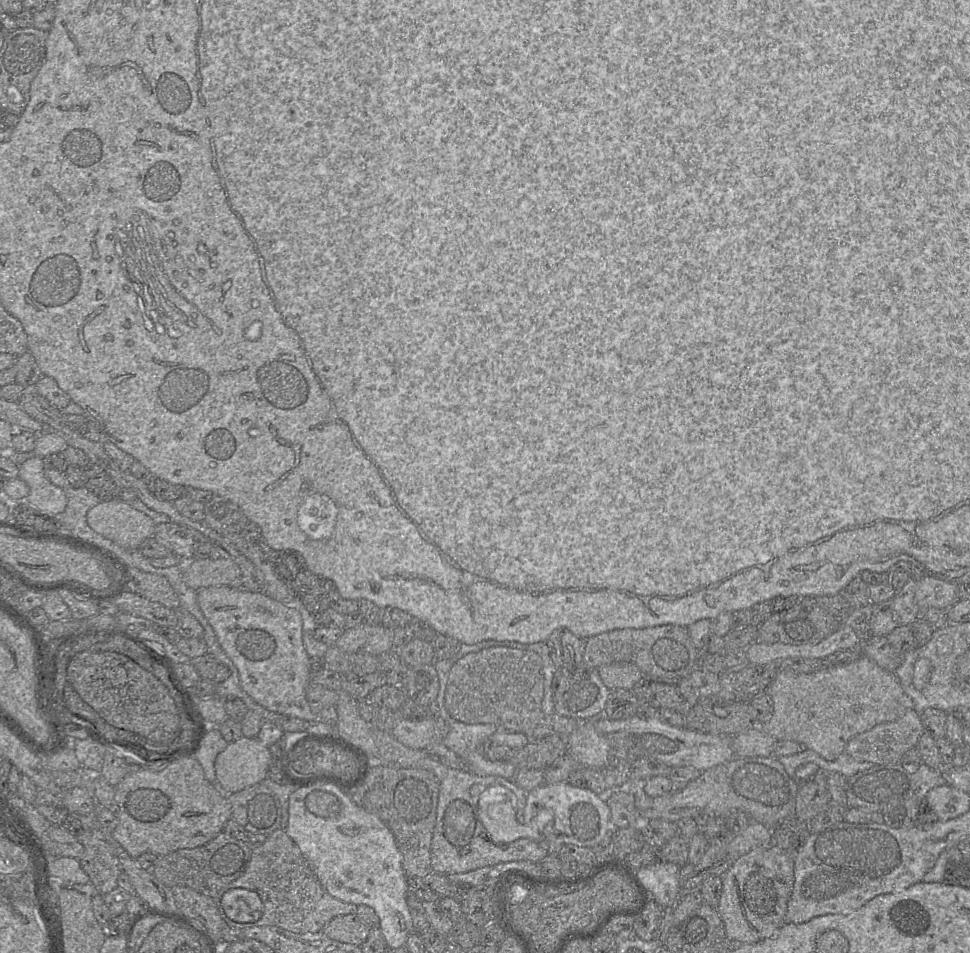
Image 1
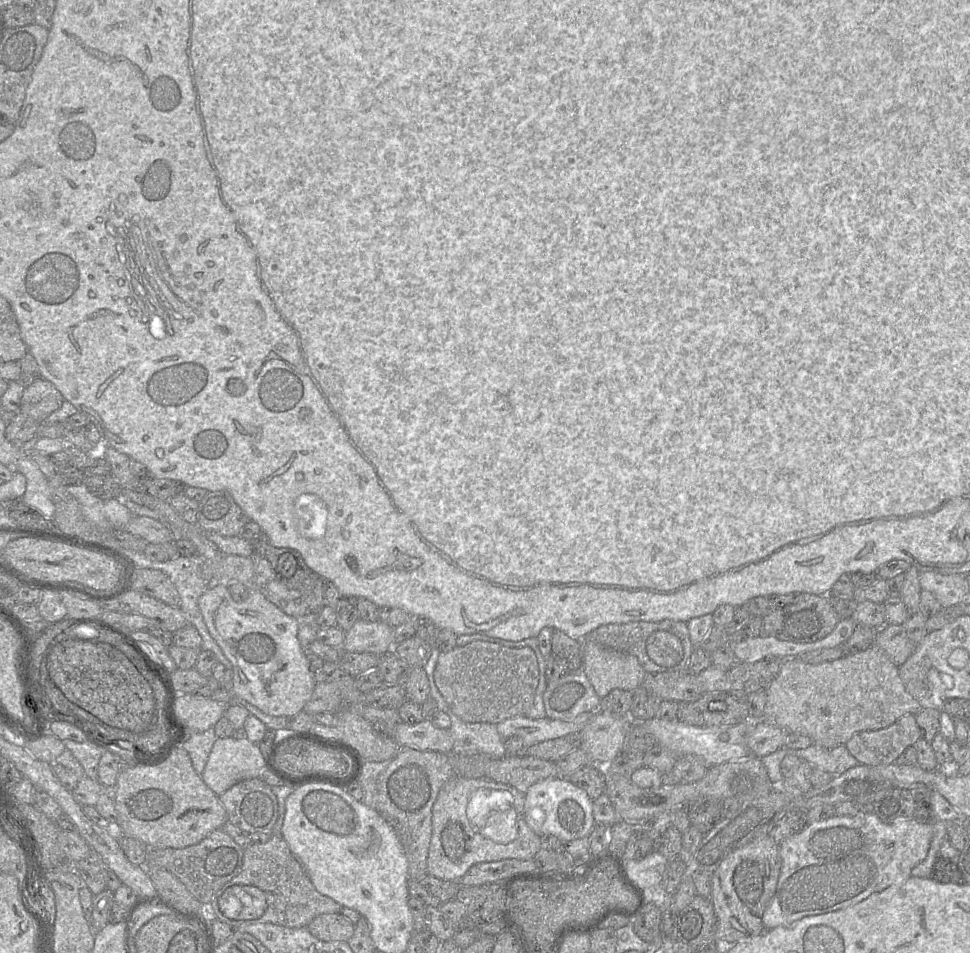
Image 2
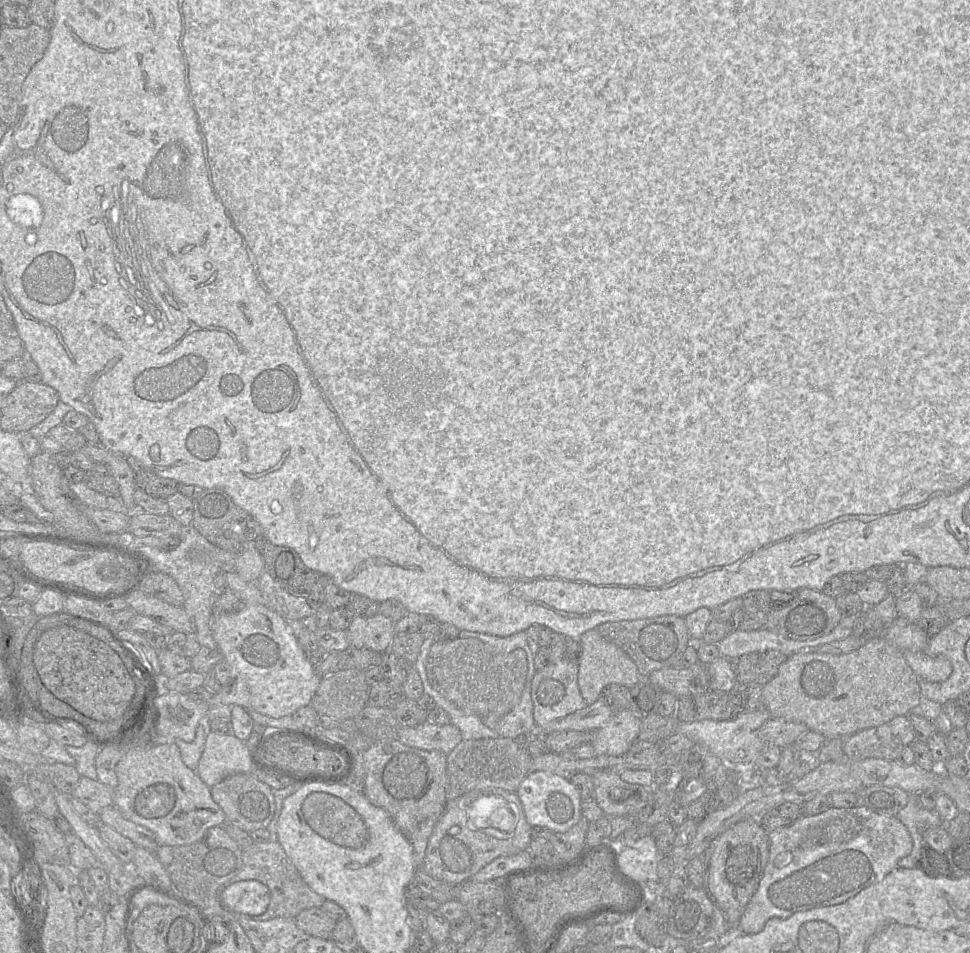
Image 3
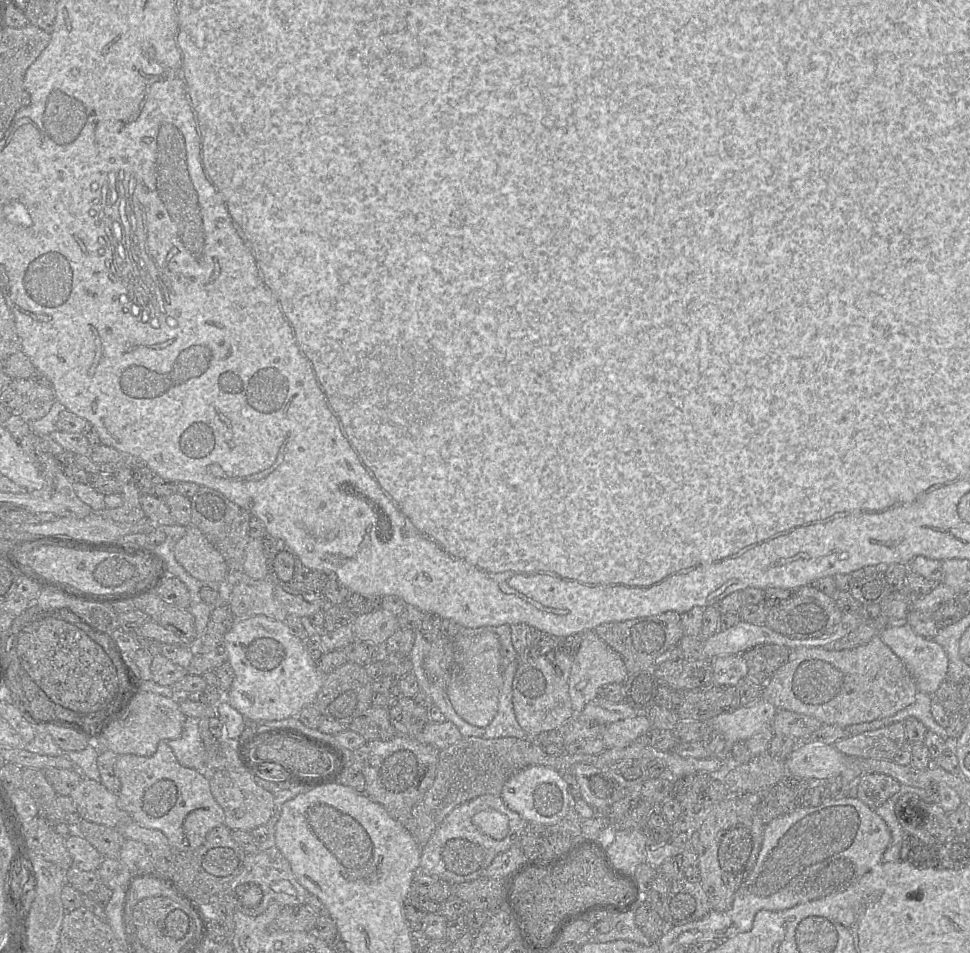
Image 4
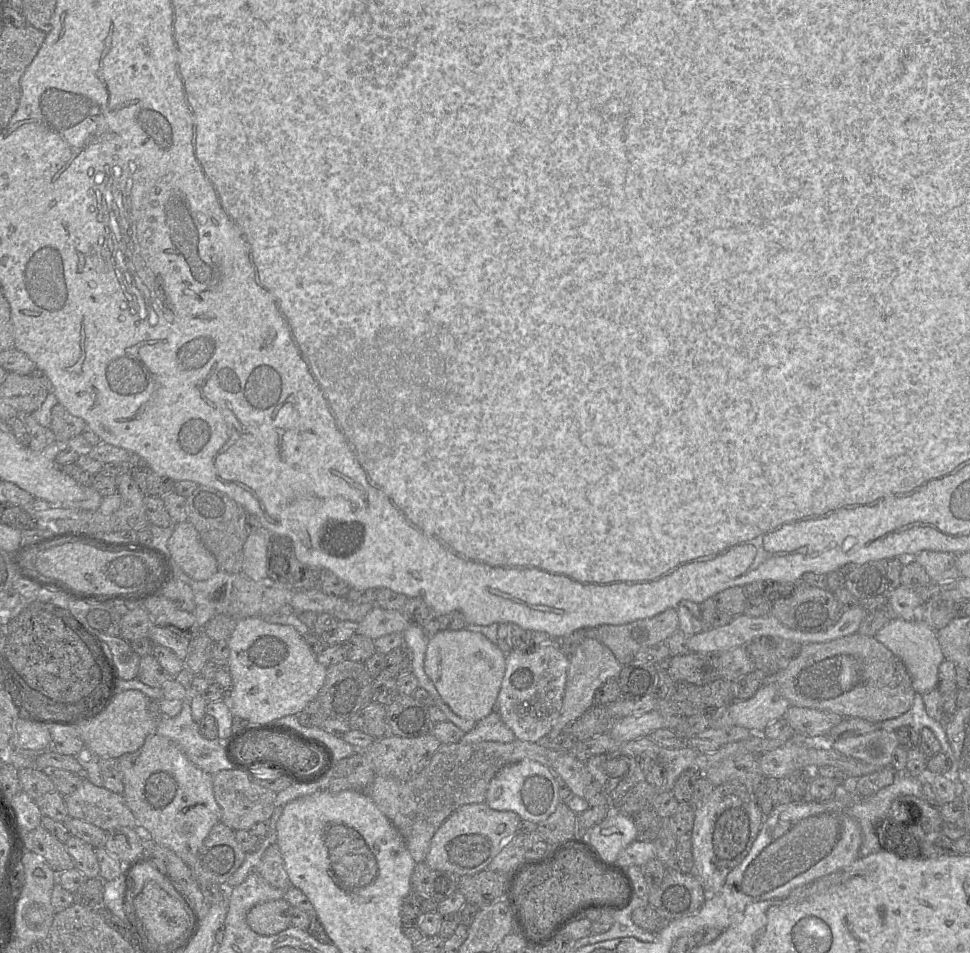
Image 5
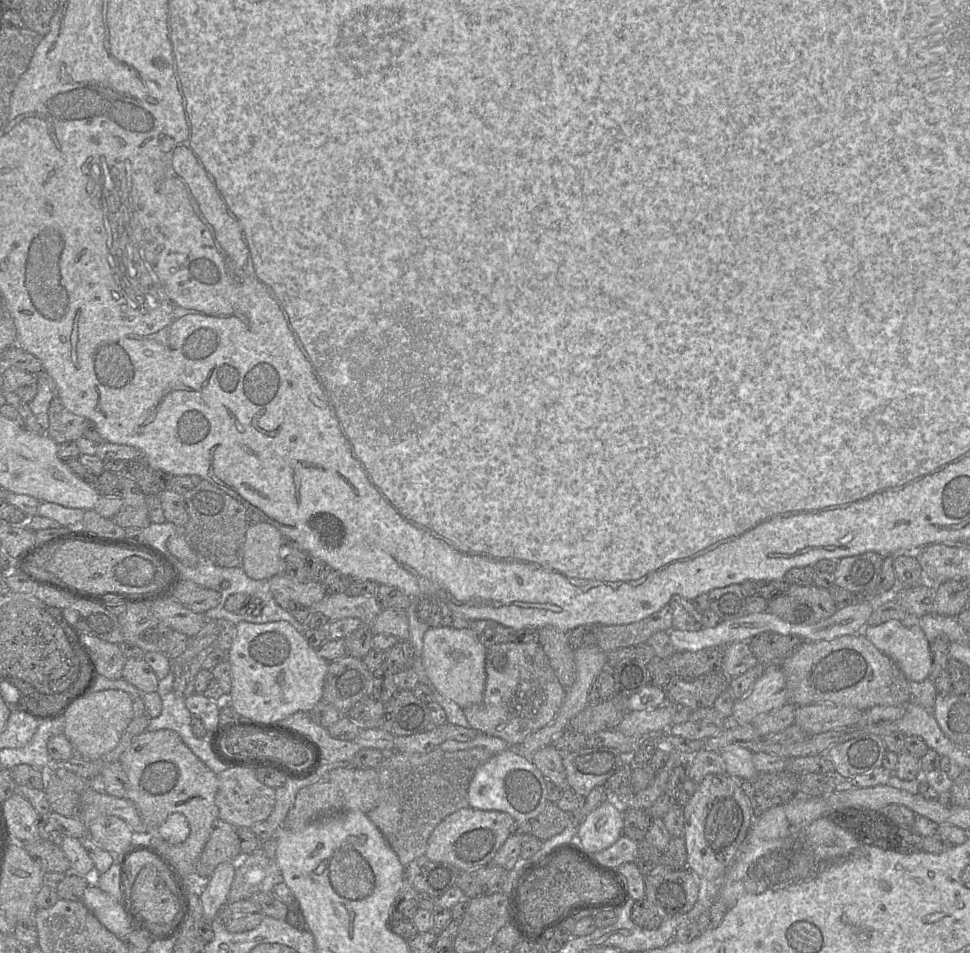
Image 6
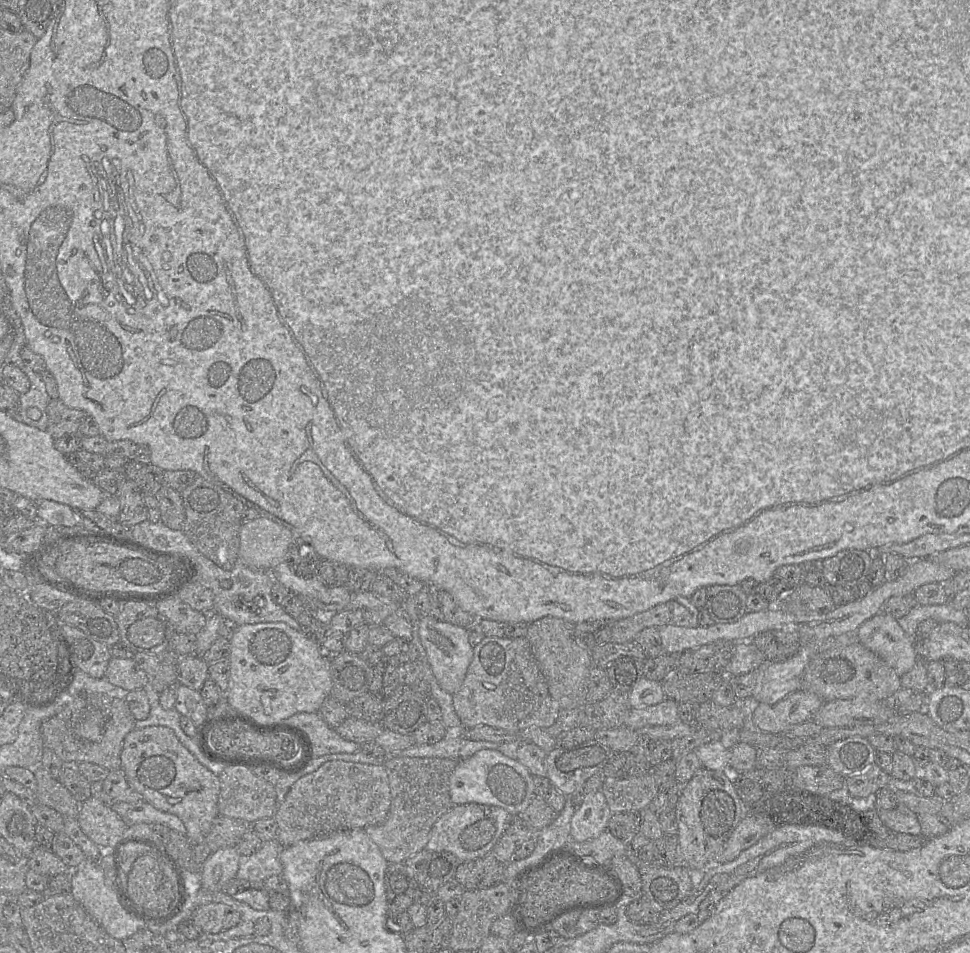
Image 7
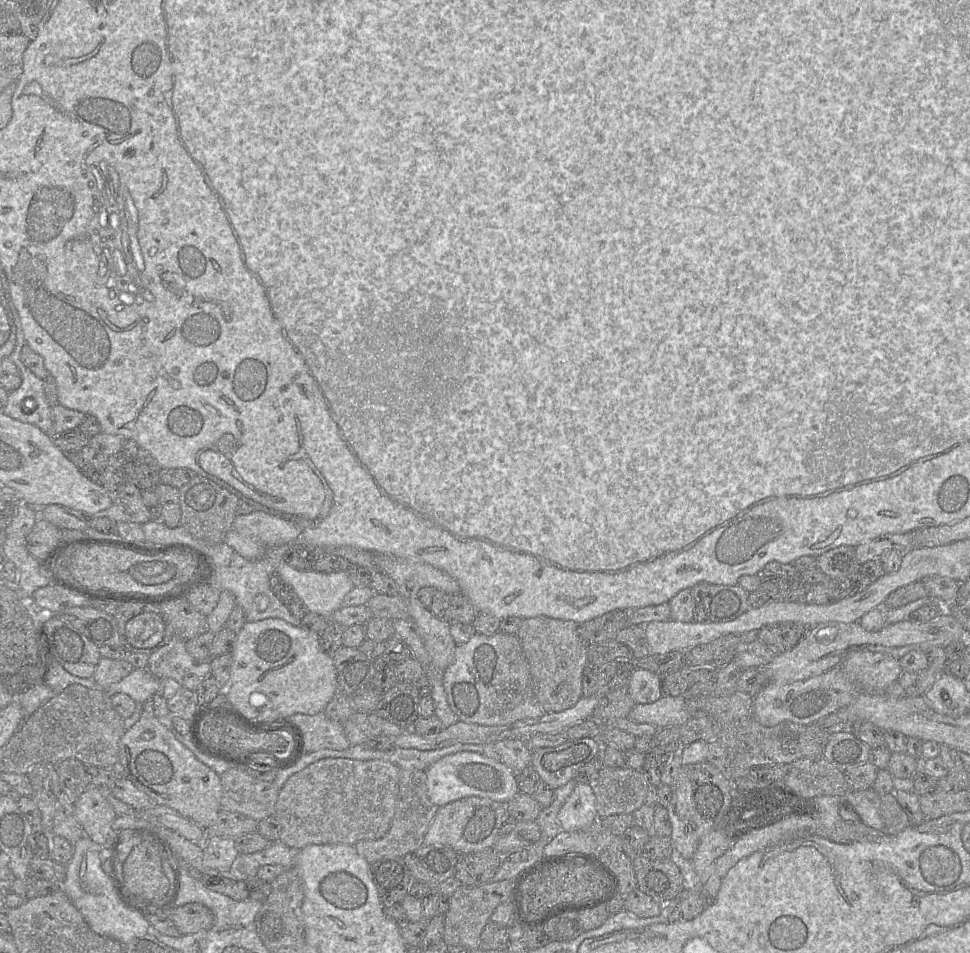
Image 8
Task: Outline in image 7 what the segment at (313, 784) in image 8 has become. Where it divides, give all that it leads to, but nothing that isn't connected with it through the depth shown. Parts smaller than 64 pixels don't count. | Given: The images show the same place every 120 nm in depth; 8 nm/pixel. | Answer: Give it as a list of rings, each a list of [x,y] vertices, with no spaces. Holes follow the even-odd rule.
[[[342,760],[328,761],[317,770],[298,779],[277,807],[274,820],[277,840],[285,847],[299,841],[321,838],[336,831],[363,829],[384,823],[391,804],[388,775],[384,765],[372,765]]]

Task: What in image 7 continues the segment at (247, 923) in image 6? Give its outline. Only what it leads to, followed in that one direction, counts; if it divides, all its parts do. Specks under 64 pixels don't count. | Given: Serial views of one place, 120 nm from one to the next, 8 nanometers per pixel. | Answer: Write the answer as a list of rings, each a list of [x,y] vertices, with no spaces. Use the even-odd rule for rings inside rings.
[[[207,903],[195,908],[190,920],[200,934],[217,934],[236,926],[240,914],[224,903]]]

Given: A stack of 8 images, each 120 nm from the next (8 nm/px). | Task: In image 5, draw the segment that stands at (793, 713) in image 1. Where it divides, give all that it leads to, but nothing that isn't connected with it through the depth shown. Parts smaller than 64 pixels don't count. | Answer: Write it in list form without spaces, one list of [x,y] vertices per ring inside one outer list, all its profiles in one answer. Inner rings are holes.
[[[858,632],[828,642],[802,643],[799,654],[775,674],[773,683],[790,706],[813,708],[833,712],[843,718],[860,718],[870,722],[882,722],[907,712],[916,693],[902,661],[874,636]]]

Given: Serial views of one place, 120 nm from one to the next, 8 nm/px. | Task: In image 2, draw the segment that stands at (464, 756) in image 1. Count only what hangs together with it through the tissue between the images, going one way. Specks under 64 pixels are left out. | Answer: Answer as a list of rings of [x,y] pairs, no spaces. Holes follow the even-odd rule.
[[[433,646],[431,655],[423,668],[429,681],[430,697],[436,701],[438,709],[450,718],[451,726],[449,730],[454,739],[454,750],[452,752],[486,754],[492,758],[505,757],[507,754],[503,743],[504,739],[499,735],[496,724],[465,722],[451,711],[443,699],[434,682],[434,669],[440,653],[441,651]]]

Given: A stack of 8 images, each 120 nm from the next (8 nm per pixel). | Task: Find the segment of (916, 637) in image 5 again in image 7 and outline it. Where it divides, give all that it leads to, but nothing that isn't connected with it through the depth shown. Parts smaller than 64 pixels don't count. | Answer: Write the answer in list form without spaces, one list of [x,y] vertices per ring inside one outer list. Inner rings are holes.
[[[882,612],[859,626],[856,640],[882,658],[899,677],[910,671],[919,660],[917,643],[906,634],[895,618]]]

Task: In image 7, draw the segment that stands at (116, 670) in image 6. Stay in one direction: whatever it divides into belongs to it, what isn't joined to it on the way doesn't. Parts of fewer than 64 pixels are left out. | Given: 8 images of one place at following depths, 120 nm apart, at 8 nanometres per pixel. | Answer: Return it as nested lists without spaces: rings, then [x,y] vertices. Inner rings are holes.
[[[67,623],[61,625],[61,634],[68,646],[72,669],[78,668],[93,678],[104,678],[112,658],[110,647]]]

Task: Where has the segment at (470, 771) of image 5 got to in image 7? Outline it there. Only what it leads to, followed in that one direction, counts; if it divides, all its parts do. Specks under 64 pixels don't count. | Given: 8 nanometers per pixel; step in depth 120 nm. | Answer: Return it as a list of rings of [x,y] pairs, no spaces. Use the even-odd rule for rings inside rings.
[[[388,756],[384,763],[391,792],[390,809],[384,823],[363,828],[370,839],[378,846],[383,857],[390,863],[404,863],[410,856],[426,848],[434,823],[452,806],[449,793],[449,780],[455,767],[463,759],[410,758]]]

